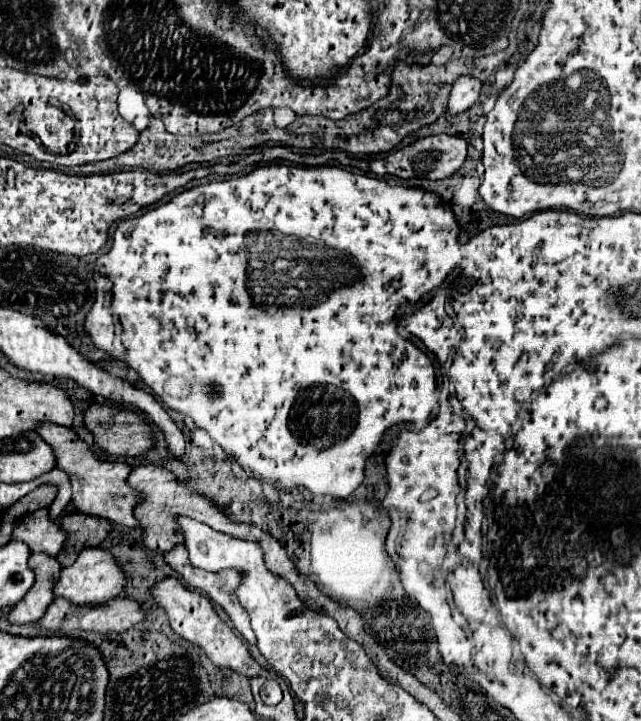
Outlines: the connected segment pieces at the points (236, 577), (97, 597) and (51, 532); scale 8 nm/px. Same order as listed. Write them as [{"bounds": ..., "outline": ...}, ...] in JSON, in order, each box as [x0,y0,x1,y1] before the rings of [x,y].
[{"bounds":[164,545,256,647],"outline":[[[174,545],[170,551],[164,553],[164,561],[182,577],[182,581],[186,583],[188,589],[196,589],[196,591],[202,591],[202,595],[210,597],[214,603],[220,603],[220,607],[228,613],[228,617],[234,621],[234,627],[242,633],[242,637],[254,647],[256,645],[256,637],[252,633],[252,627],[250,627],[250,615],[248,611],[240,605],[238,597],[236,597],[236,589],[238,585],[242,583],[242,571],[240,569],[222,569],[222,571],[216,571],[216,573],[208,573],[204,569],[198,569],[190,563],[190,559],[186,557],[186,549],[182,549],[182,545]]]},{"bounds":[52,547,124,605],"outline":[[[90,547],[78,555],[74,565],[62,569],[52,593],[54,593],[54,597],[64,597],[74,605],[88,605],[88,603],[102,605],[102,603],[118,597],[118,593],[122,591],[122,585],[124,585],[124,573],[120,571],[120,567],[112,559],[112,555],[102,549]]]},{"bounds":[12,509,66,557],"outline":[[[48,509],[26,515],[12,531],[12,541],[24,541],[30,553],[46,553],[54,557],[66,539],[66,533],[48,519]]]}]

